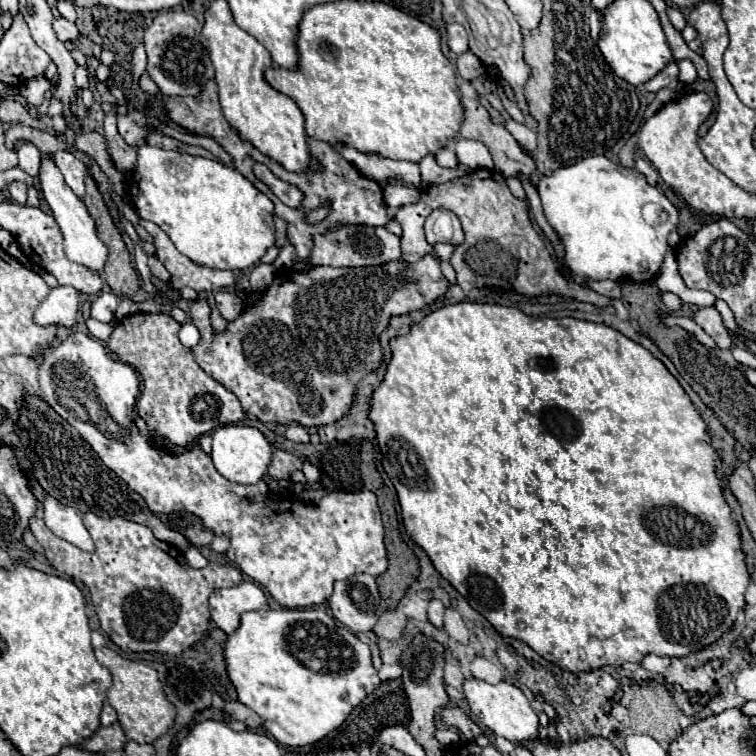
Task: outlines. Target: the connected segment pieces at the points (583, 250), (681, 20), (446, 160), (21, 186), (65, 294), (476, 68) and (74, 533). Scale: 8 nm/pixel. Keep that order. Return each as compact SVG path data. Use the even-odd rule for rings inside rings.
M593 155L575 165L559 167L549 177L541 177L537 191L541 195L541 203L549 225L561 237L561 243L565 247L565 261L577 275L589 281L651 281L659 273L665 251L669 249L667 237L671 231L677 229L679 215L673 203L659 189L651 187L645 175L637 173L637 169L623 169L621 165L613 163L603 155ZM647 205L659 207L657 223L649 223L645 219L643 209Z
M669 7L667 10L667 15L670 22L677 31L681 31L681 29L687 25L687 20L685 17L683 17L683 15L681 15L679 9Z
M447 145L443 147L439 153L437 153L437 163L441 167L449 167L449 169L457 169L459 167L459 161L455 157L455 151L453 151L453 145Z
M13 181L11 185L9 185L9 193L11 193L11 197L17 201L17 203L25 203L25 195L27 195L27 191L29 191L29 185L25 185L23 181Z
M55 287L47 295L47 299L35 309L33 321L41 327L67 327L73 329L77 325L79 313L79 293L73 287Z
M461 53L459 57L457 57L457 71L459 71L459 75L463 77L463 79L467 79L467 81L473 81L473 79L477 79L479 75L483 75L485 73L485 65L473 55L473 53Z
M47 495L43 501L43 517L45 517L45 525L61 539L77 545L83 551L93 551L93 541L89 531L85 529L81 515L73 509L63 505L61 501L57 501L55 497Z

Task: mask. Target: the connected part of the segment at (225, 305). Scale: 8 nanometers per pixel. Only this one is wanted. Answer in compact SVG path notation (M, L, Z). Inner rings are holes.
M217 291L213 297L215 297L215 301L217 301L217 307L219 307L221 315L223 315L227 321L233 321L233 319L243 311L243 299L241 299L237 293Z

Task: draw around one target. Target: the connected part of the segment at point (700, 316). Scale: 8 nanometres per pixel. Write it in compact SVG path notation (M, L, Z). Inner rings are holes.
M701 307L693 313L693 321L721 347L721 349L731 349L735 343L729 335L729 331L725 329L721 315L715 307Z

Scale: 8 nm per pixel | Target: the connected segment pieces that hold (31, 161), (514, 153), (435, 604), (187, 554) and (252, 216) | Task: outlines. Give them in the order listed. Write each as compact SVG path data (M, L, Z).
M21 145L17 155L19 155L19 169L29 173L31 177L35 177L39 173L41 161L39 149L35 145Z
M459 85L461 89L461 103L463 103L463 123L461 123L460 133L465 138L483 141L487 145L487 149L491 151L493 159L495 159L495 169L501 171L505 177L517 177L517 173L523 173L527 177L527 181L531 183L531 175L537 171L537 165L531 157L527 157L521 147L517 145L517 141L509 135L509 131L503 125L495 125L489 121L487 111L479 105L477 101L477 91L473 89L473 85Z
M437 599L429 601L427 615L429 615L429 623L431 623L435 629L443 629L443 613L445 613L445 607L443 607L441 601L437 601Z
M194 546L189 547L184 552L184 559L189 566L197 569L204 568L209 564L208 560L202 555L200 550Z
M143 145L137 151L137 169L129 185L129 195L141 219L161 227L183 255L207 267L229 271L249 269L257 265L261 255L275 243L273 203L261 191L257 191L253 183L249 183L237 169L225 167L213 159Z

